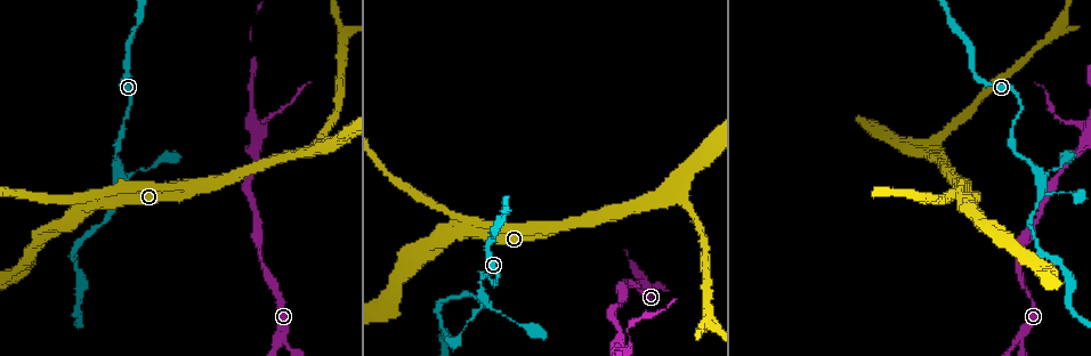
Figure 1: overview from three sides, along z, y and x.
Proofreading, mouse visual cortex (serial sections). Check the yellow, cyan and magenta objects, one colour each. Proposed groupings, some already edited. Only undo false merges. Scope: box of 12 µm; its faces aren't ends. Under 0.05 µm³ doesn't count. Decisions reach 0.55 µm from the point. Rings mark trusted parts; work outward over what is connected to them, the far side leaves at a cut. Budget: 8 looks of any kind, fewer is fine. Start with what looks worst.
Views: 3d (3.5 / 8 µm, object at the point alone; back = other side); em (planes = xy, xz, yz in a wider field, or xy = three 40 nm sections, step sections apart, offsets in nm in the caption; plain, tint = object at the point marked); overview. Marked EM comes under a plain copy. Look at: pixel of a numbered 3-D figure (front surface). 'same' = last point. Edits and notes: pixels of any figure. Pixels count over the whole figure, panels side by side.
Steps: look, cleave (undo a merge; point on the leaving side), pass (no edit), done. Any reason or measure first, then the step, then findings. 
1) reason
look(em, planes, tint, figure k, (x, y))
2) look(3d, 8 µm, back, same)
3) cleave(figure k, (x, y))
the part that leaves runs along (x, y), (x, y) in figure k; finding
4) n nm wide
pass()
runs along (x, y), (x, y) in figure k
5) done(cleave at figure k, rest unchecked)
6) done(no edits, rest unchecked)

three arms meet
look(3d, 8 µm, figure 1, (99, 202))

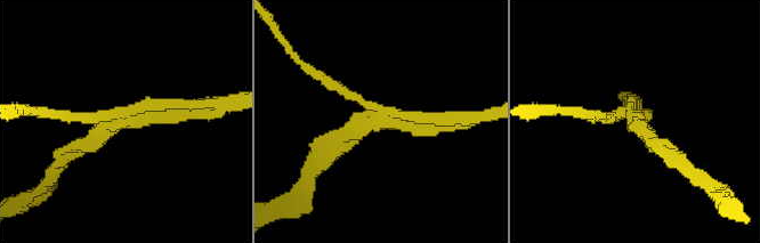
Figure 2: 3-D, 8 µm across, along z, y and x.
look(3d, 3.5 µm, figure 2, (127, 121))

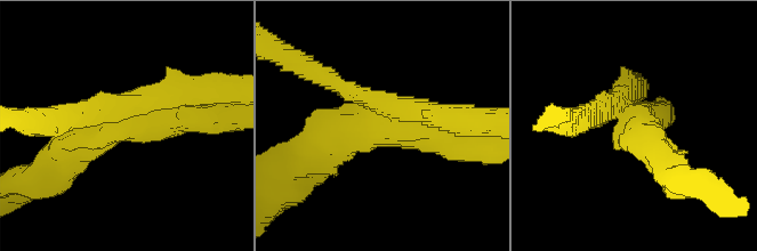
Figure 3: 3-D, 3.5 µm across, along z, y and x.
pass()
runs along (198, 116), (111, 127), (65, 162) in figure 3; continuous, no second cell

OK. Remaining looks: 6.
branch point
look(3d, 3.5 µm, figure 1, (1038, 174))

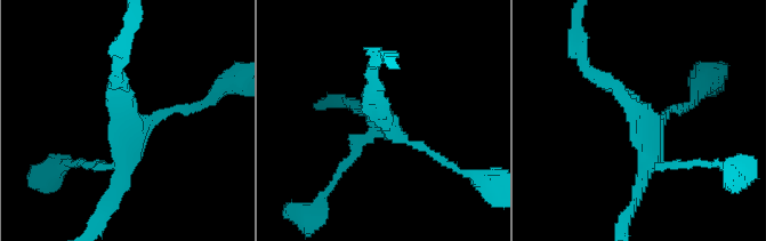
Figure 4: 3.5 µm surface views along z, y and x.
need the tissue
look(em, xy, step 2, tint, figure 4, (131, 125))

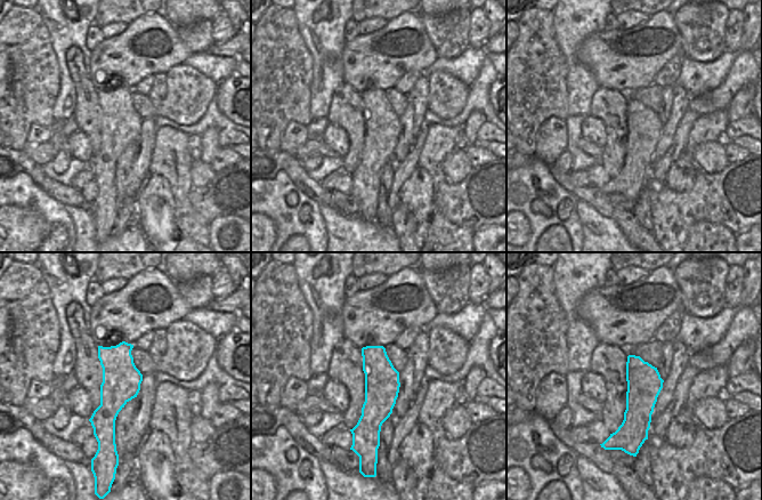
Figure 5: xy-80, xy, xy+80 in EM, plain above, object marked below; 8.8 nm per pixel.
look(em, planes, tint, same)

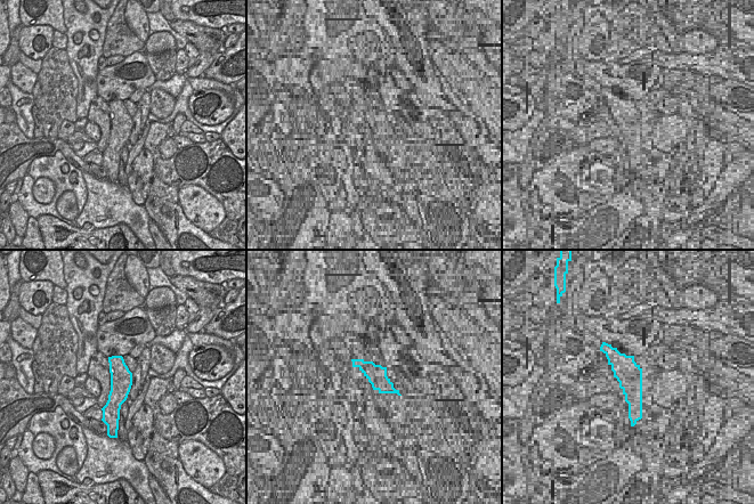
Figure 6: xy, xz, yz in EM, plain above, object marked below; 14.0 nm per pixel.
320 nm wide
pass()
runs along (591, 72), (651, 136), (638, 195) in figure 4; continuous, no second cell

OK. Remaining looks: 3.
calibre changes
look(3d, 8 µm, figure 1, (1072, 124))

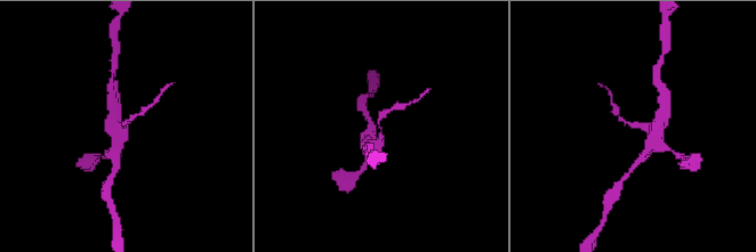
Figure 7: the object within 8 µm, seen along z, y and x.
shape alone is not enough
look(em, xy, step 5, tint, figure 7, (123, 128))

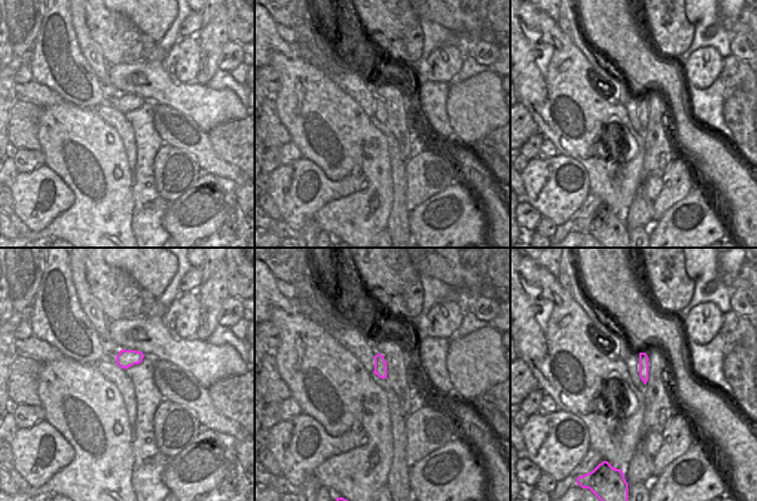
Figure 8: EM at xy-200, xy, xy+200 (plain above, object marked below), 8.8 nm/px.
pass()
runs along (651, 148), (652, 132), (618, 114) in figure 7; one cell here

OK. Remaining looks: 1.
done(no edits, rest unchecked)

